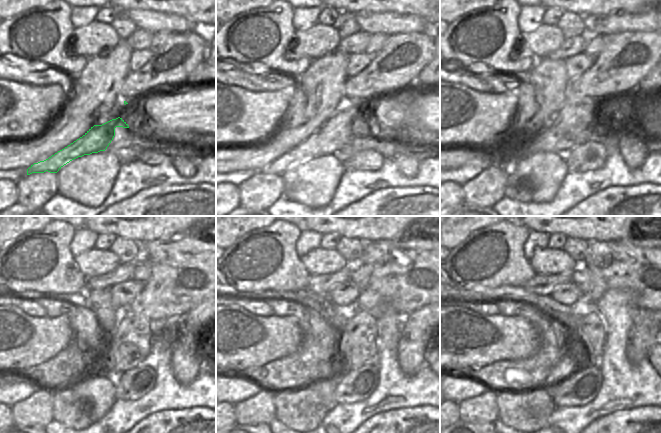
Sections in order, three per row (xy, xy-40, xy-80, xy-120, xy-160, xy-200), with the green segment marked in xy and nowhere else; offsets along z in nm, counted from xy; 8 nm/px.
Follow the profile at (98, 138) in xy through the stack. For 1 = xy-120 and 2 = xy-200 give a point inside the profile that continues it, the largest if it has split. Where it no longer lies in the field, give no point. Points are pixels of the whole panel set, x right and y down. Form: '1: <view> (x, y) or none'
1: xy-120 (131, 342)
2: xy-200 (591, 334)

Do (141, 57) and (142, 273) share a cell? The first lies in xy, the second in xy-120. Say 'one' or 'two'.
two

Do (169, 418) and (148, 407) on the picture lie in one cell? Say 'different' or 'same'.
different

